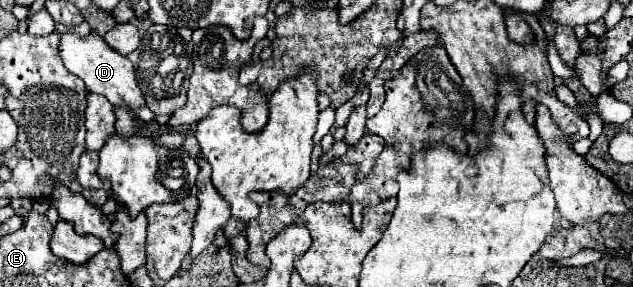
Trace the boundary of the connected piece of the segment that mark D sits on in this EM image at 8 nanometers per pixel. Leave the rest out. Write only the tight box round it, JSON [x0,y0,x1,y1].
[60,32,146,110]

